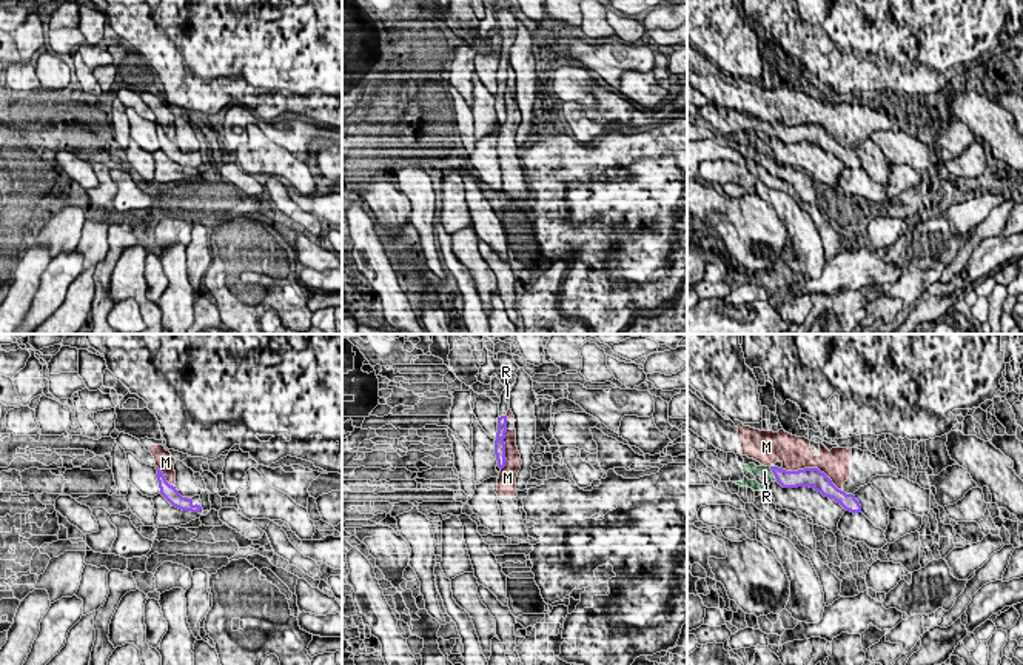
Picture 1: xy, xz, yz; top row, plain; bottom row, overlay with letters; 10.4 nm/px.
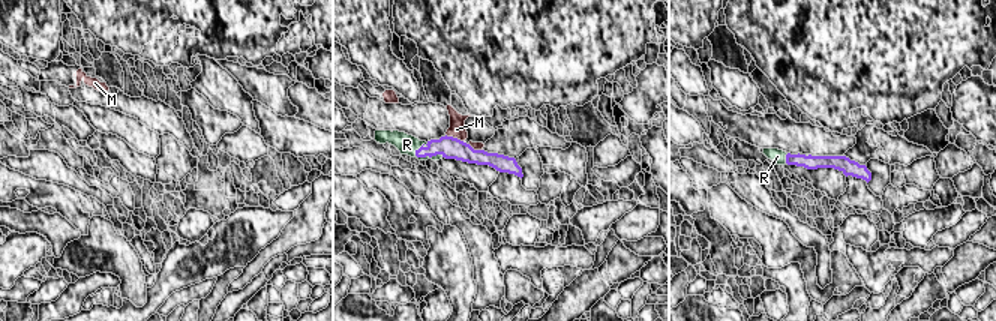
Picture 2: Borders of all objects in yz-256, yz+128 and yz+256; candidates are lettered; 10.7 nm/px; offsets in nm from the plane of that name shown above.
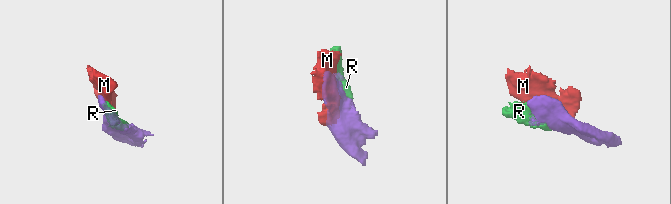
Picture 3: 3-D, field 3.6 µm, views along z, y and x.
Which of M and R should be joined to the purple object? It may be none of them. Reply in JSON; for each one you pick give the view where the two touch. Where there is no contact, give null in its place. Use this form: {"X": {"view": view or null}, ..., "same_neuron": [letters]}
{"R": {"view": "yz"}, "same_neuron": ["R"]}

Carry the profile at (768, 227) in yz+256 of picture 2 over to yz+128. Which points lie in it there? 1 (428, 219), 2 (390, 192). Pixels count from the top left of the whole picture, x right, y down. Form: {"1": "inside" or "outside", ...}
{"1": "inside", "2": "inside"}

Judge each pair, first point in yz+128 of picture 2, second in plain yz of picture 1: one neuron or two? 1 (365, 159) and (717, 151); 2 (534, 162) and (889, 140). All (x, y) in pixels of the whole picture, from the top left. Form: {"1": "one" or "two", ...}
{"1": "one", "2": "two"}

